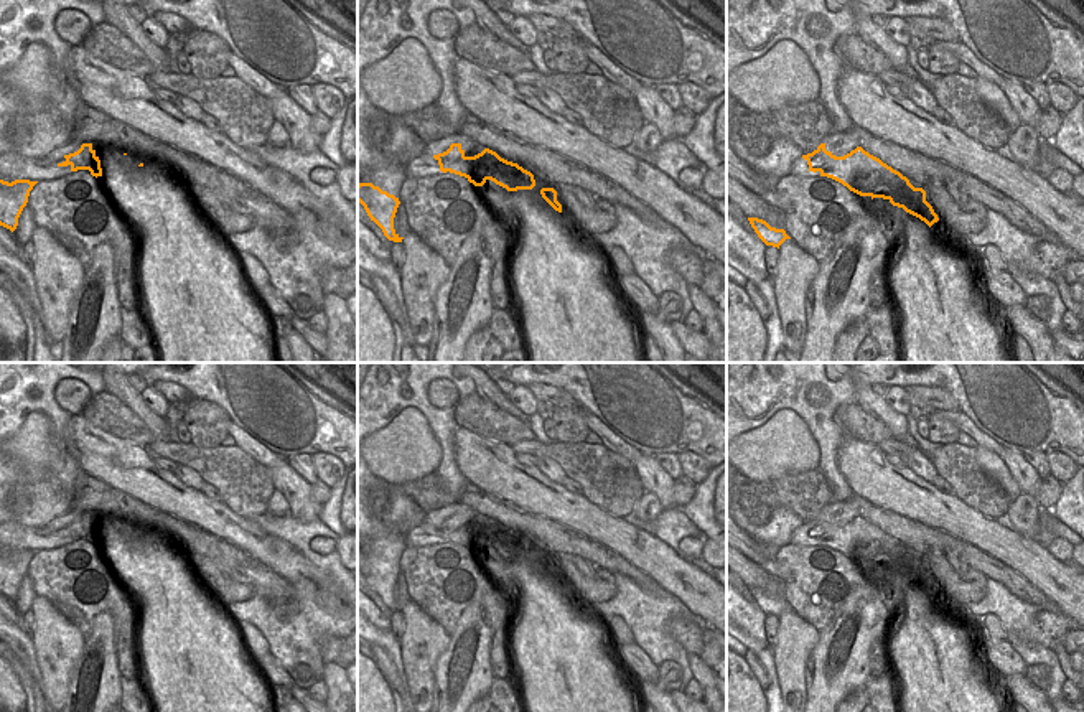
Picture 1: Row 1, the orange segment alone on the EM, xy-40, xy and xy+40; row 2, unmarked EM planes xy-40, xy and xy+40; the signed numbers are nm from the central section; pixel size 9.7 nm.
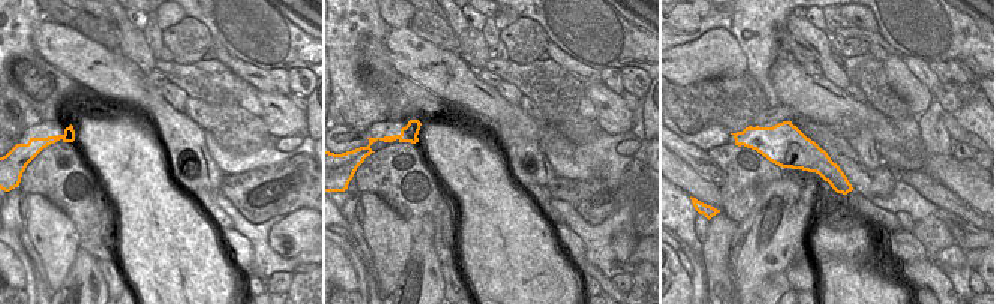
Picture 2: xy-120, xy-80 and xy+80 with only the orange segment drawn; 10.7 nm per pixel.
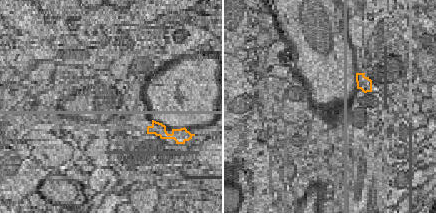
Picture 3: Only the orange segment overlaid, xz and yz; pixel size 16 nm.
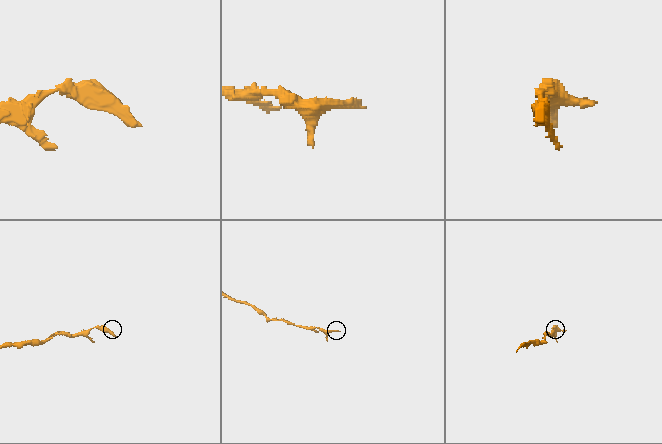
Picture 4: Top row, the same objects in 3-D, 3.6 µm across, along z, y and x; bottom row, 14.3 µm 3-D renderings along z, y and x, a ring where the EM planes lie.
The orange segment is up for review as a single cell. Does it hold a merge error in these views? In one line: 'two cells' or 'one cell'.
two cells

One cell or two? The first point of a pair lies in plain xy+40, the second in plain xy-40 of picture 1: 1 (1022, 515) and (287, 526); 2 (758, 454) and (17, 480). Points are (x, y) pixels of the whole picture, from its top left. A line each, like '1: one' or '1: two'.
1: two
2: two

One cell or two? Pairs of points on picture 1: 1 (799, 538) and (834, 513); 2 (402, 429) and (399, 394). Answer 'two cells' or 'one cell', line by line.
1: one cell
2: two cells

